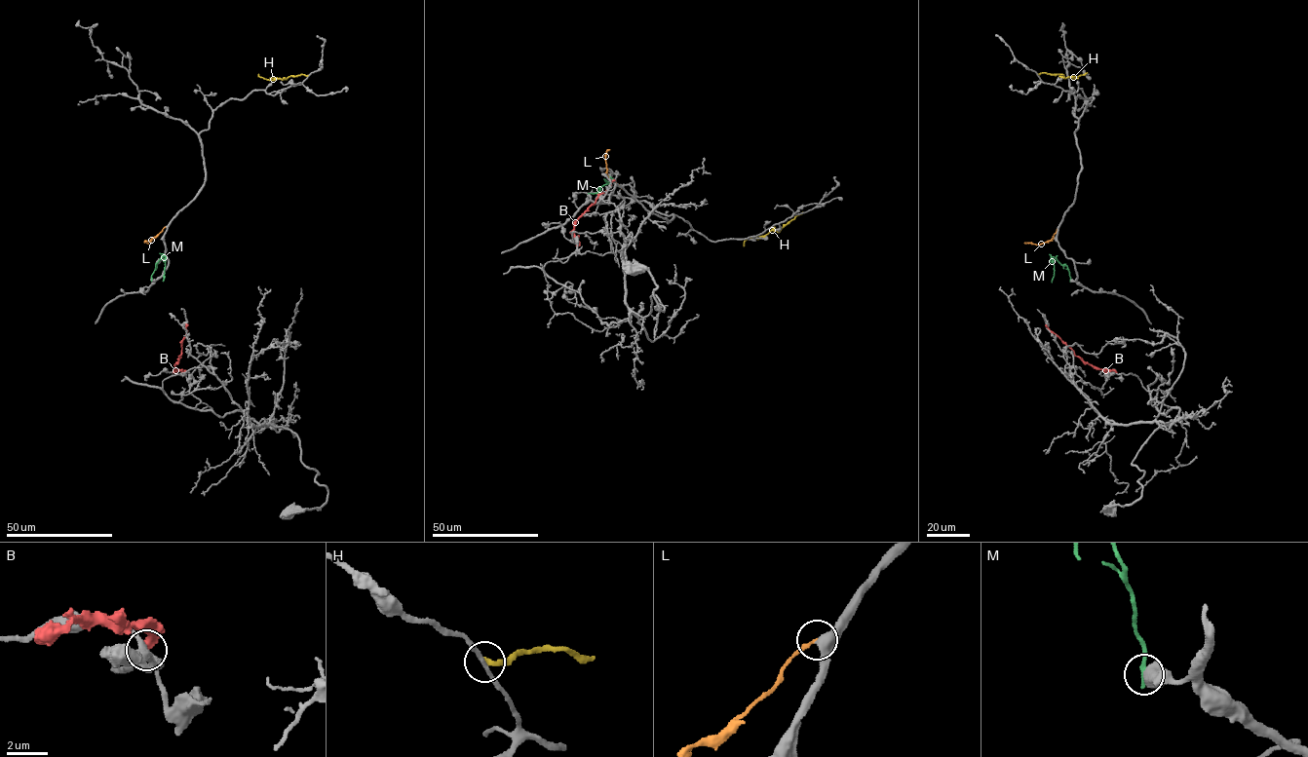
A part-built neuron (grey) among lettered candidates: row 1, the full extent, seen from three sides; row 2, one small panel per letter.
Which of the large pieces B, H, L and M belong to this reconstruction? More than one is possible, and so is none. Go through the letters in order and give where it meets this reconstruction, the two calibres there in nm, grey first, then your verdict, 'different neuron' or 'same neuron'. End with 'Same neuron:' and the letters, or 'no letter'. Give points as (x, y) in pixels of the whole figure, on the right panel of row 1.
B: meets grey at (1116, 372); 320 nm thick on the grey side, 500 nm on the other; different neuron
H: meets grey at (1037, 74); 200 nm thick on the grey side, 300 nm on the other; different neuron
L: meets grey at (1058, 227); 460 nm thick on the grey side, 200 nm on the other; different neuron
M: meets grey at (1070, 281); 750 nm thick on the grey side, 280 nm on the other; different neuron
Same neuron: no letter

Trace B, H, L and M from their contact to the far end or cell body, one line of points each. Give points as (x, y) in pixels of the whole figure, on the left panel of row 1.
B: (184, 373), (173, 368), (181, 354), (185, 323)
H: (307, 75), (267, 80), (258, 74)
L: (166, 226), (148, 244), (146, 241)
M: (151, 280), (156, 263), (164, 256), (163, 281)

